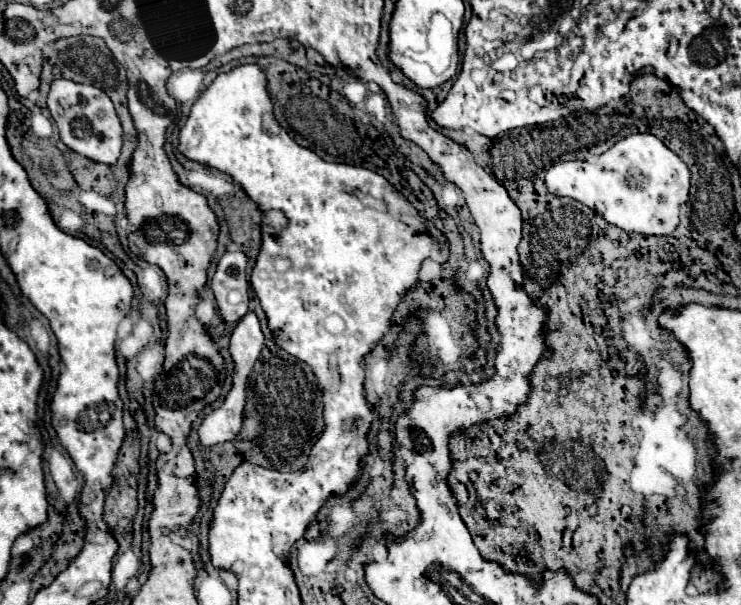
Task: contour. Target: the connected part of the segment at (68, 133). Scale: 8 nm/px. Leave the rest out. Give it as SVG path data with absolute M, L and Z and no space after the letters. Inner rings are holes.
M53 80L47 108L51 110L51 116L59 128L61 140L75 152L91 158L93 162L103 164L115 164L121 154L121 122L115 112L115 106L111 98L97 86L91 84L79 84L73 80ZM79 126L83 126L83 132L79 134Z

